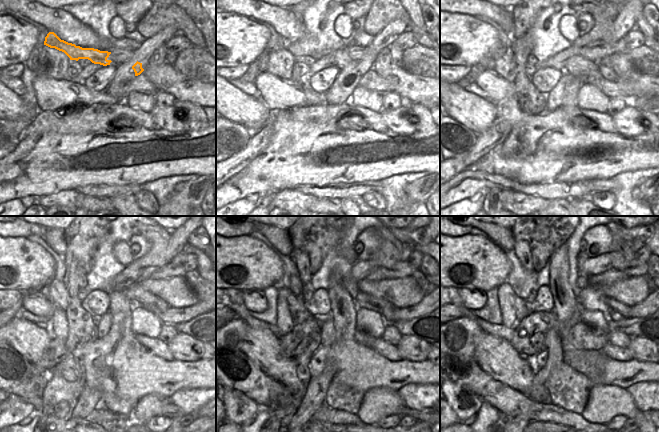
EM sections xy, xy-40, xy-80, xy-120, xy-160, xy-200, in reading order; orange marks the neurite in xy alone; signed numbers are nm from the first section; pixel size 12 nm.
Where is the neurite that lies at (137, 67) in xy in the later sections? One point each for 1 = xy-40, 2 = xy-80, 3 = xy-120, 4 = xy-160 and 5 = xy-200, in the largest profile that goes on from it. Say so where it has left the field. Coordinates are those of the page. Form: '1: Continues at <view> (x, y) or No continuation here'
1: Continues at xy-40 (361, 67)
2: Continues at xy-80 (578, 65)
3: Continues at xy-120 (135, 291)
4: Continues at xy-160 (384, 304)
5: Continues at xy-200 (623, 309).

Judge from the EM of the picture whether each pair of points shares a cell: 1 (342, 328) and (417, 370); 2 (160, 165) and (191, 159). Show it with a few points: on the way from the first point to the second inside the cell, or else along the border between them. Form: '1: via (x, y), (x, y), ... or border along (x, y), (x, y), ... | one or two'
1: via (354, 349), (375, 370), (396, 370) | one
2: via (168, 161), (183, 159) | one

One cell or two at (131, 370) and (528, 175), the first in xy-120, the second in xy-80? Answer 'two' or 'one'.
one

